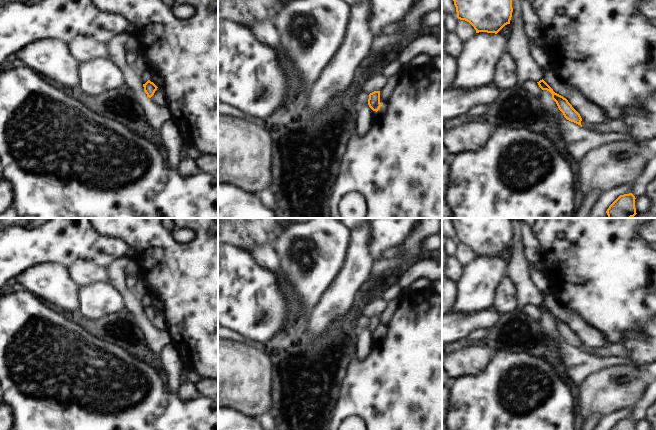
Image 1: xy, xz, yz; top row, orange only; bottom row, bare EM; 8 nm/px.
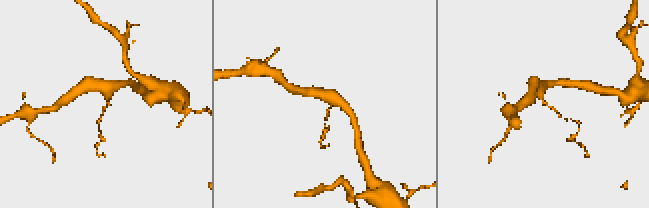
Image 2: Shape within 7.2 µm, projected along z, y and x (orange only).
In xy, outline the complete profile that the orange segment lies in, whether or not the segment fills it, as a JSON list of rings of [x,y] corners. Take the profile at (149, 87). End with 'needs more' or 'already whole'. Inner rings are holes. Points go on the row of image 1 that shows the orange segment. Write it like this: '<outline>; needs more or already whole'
[[[148,80],[145,84],[143,84],[144,87],[144,91],[147,94],[147,97],[151,98],[155,91],[157,90],[157,86],[151,82],[150,80]]]; already whole

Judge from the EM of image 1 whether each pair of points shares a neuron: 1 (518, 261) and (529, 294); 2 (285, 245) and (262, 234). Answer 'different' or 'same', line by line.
1: same
2: different

